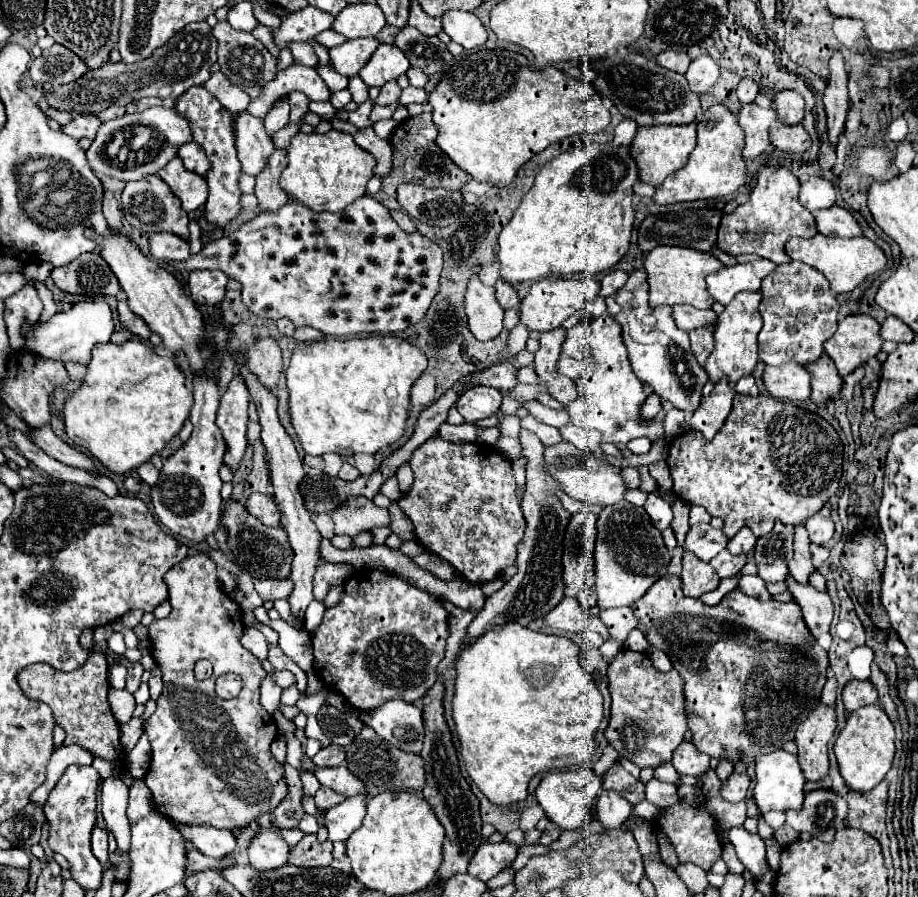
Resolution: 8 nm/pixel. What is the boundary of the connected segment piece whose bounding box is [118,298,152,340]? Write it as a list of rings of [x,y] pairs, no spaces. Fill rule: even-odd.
[[[124,298],[118,300],[118,316],[120,316],[122,326],[124,326],[128,332],[136,334],[136,336],[142,338],[142,340],[148,340],[148,338],[150,338],[152,332],[146,328],[146,322],[142,322],[140,316],[134,316],[134,314],[130,312],[130,308],[128,308],[128,304],[126,304]]]

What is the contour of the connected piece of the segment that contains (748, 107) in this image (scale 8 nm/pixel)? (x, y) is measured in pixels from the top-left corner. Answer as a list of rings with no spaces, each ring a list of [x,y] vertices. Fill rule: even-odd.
[[[750,102],[750,104],[742,104],[740,112],[736,114],[736,120],[744,130],[744,142],[746,142],[742,148],[742,156],[746,160],[760,156],[770,146],[768,130],[778,124],[776,112],[772,108],[764,110],[754,102]]]

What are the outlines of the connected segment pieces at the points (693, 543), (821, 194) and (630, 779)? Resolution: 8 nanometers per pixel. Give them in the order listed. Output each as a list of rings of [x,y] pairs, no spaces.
[[[694,524],[690,526],[684,544],[680,546],[684,552],[696,554],[702,562],[710,562],[720,550],[724,550],[728,544],[728,538],[714,530],[710,524]]]
[[[808,176],[806,182],[800,184],[800,204],[808,210],[820,210],[830,208],[836,202],[836,190],[834,184],[820,178],[820,176]]]
[[[616,760],[612,768],[606,770],[606,774],[602,776],[602,788],[604,790],[614,790],[620,796],[624,796],[632,806],[636,806],[638,802],[642,802],[646,798],[644,794],[644,784],[640,780],[636,780],[634,776],[630,776],[620,762]]]

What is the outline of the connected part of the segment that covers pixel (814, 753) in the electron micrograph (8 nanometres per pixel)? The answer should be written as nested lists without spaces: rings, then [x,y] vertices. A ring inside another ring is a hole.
[[[818,704],[796,728],[798,764],[808,782],[818,782],[828,774],[828,740],[836,730],[836,712],[832,706]]]

